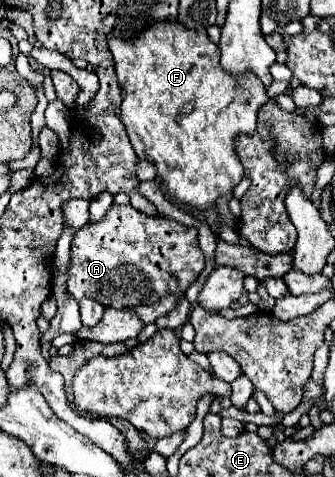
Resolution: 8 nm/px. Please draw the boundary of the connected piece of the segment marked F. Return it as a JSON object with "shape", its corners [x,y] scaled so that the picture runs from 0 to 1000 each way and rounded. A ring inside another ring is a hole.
{"shape":[[[499,42],[481,50],[457,50],[421,67],[409,67],[409,75],[397,75],[397,84],[361,84],[349,75],[325,75],[325,105],[343,122],[343,147],[349,147],[349,164],[355,164],[355,180],[361,180],[361,252],[379,268],[379,281],[391,289],[391,302],[403,310],[403,323],[421,335],[445,335],[463,344],[469,352],[469,369],[487,377],[487,386],[504,394],[504,407],[552,428],[570,428],[594,440],[612,440],[624,432],[642,428],[642,419],[660,407],[690,403],[713,377],[725,373],[725,348],[701,323],[701,285],[713,281],[737,281],[737,277],[761,277],[761,256],[767,256],[767,231],[773,222],[791,218],[791,210],[803,210],[803,201],[791,197],[791,180],[779,176],[779,168],[767,168],[767,159],[684,159],[672,155],[672,147],[654,134],[654,101],[648,92],[636,92],[618,75],[618,63],[564,63],[546,50],[534,50],[528,42]]]}

